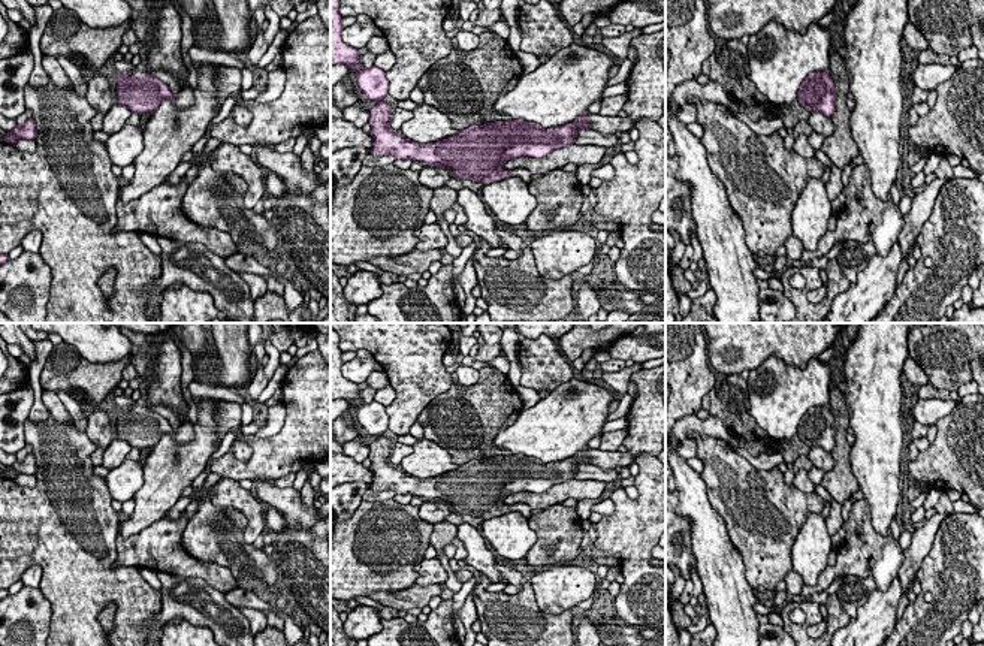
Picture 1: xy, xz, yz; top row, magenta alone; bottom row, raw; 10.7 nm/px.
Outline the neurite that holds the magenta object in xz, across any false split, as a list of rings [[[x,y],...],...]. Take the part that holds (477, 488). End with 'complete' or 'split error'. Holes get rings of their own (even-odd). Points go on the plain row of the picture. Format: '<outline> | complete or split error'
[[[330,327],[330,401],[345,399],[350,407],[356,407],[357,423],[378,438],[369,444],[368,455],[374,474],[372,490],[393,490],[401,495],[425,496],[428,501],[443,501],[450,504],[455,513],[485,520],[510,511],[519,511],[529,519],[532,516],[529,505],[505,505],[504,499],[516,492],[544,492],[573,480],[580,464],[591,465],[585,447],[573,458],[555,464],[544,464],[525,455],[493,456],[473,459],[432,479],[416,479],[389,462],[393,444],[384,437],[389,426],[386,407],[377,401],[360,399],[357,384],[342,377],[341,356],[339,335]]] | split error

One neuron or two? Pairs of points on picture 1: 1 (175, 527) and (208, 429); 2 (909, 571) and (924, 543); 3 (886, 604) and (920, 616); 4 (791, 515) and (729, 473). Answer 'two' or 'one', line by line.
1: two
2: one
3: two
4: one

